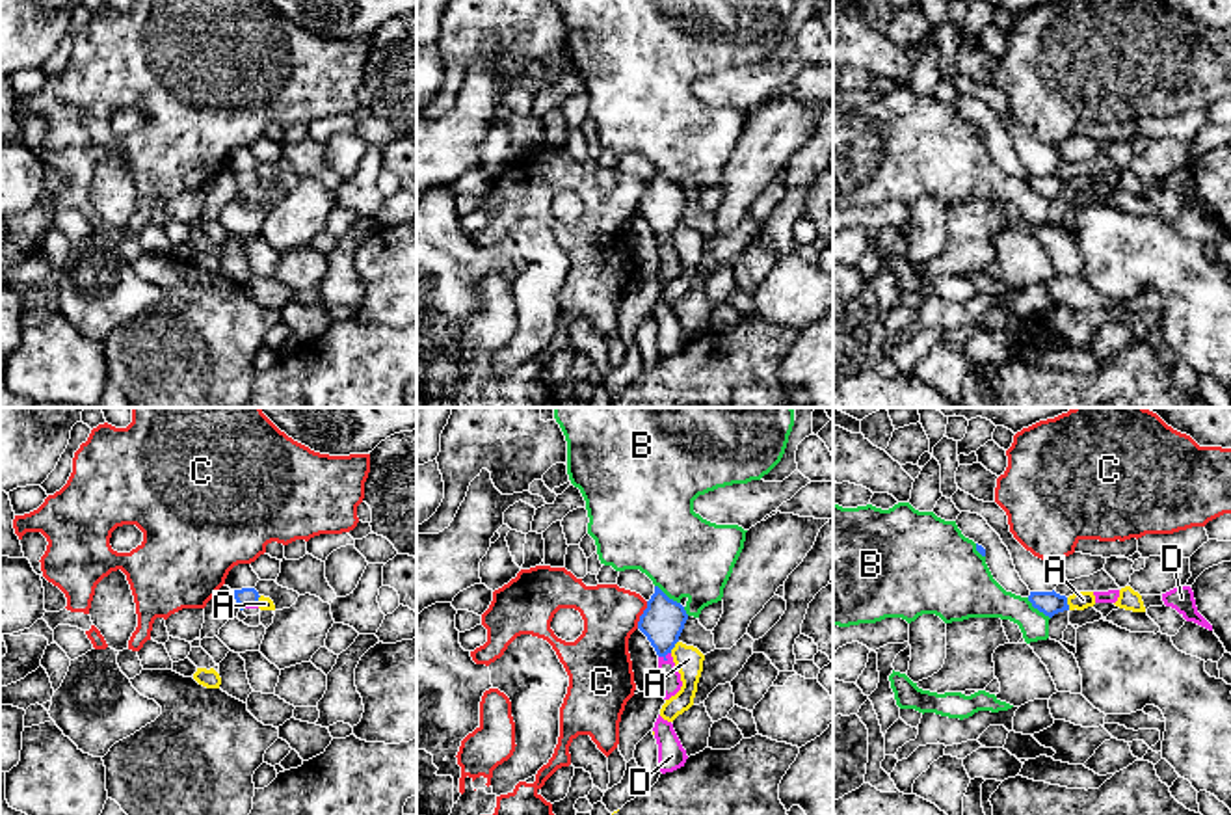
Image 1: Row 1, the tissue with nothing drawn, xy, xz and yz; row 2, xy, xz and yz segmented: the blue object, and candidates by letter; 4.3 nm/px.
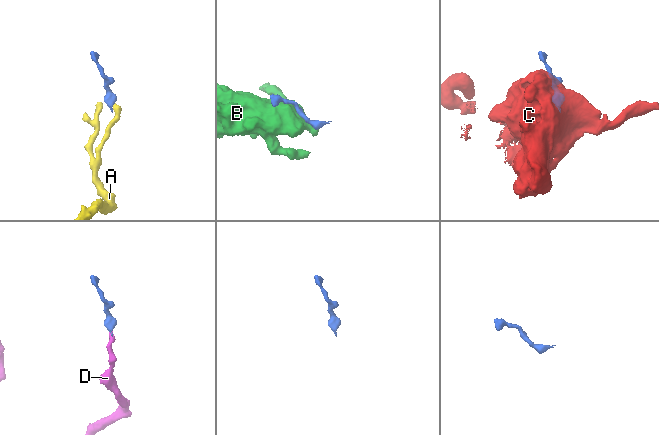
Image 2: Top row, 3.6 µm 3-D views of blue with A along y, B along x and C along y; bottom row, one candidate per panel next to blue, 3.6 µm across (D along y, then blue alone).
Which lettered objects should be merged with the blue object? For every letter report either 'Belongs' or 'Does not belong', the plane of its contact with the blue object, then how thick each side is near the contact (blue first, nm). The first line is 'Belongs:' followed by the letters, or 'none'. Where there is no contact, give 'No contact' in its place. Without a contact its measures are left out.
Belongs: D
A: Does not belong. Touches blue in yz. Thickness 100 nm (blue) against 80 nm
B: Does not belong. Touches blue in yz. Thickness 100 nm (blue) against 180 nm
C: Does not belong. Touches blue in xz. Thickness 190 nm (blue) against 240 nm
D: Belongs. Touches blue in xz. Thickness 190 nm (blue) against 100 nm

